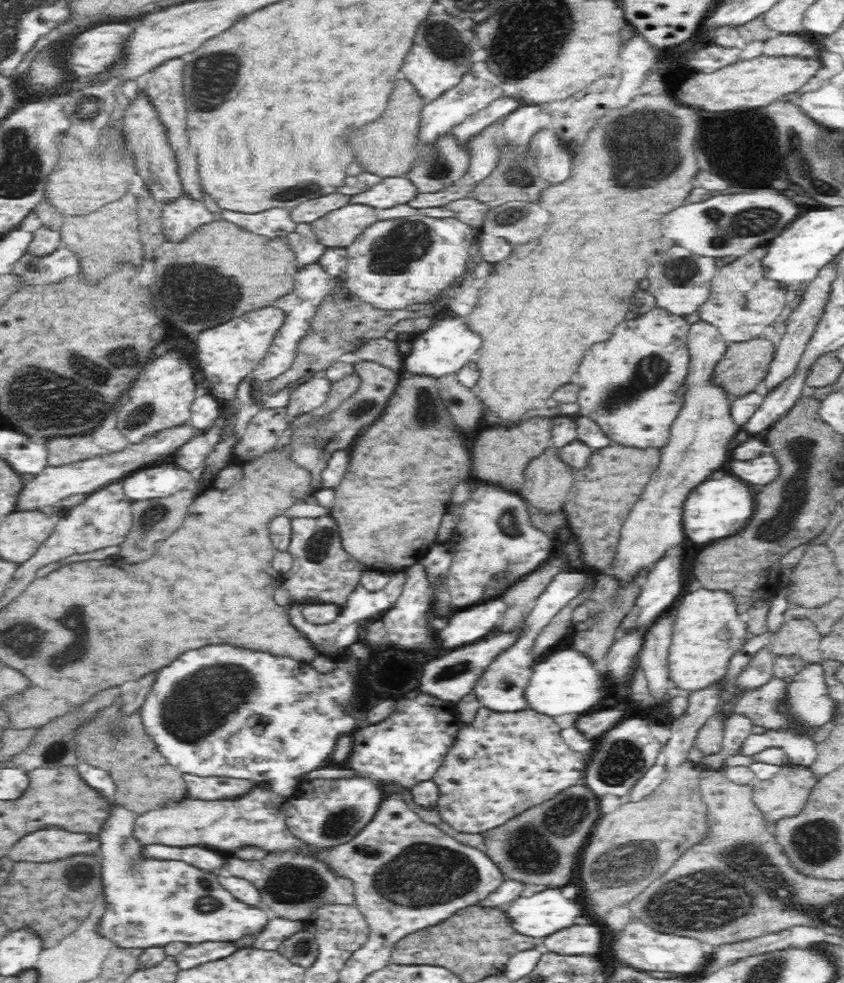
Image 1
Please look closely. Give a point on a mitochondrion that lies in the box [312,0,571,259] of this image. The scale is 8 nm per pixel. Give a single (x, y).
(445, 42)

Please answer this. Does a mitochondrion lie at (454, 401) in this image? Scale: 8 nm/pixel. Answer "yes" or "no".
yes

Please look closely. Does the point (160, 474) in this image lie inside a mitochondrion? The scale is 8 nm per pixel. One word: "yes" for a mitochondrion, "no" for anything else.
no

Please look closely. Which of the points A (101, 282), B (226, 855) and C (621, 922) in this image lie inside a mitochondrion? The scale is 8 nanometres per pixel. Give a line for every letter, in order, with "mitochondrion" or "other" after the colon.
A: other
B: other
C: other

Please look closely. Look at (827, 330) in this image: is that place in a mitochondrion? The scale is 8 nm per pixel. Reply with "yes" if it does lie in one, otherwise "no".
no

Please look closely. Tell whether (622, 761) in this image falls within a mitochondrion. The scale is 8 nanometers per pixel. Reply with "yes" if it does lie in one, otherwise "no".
yes

